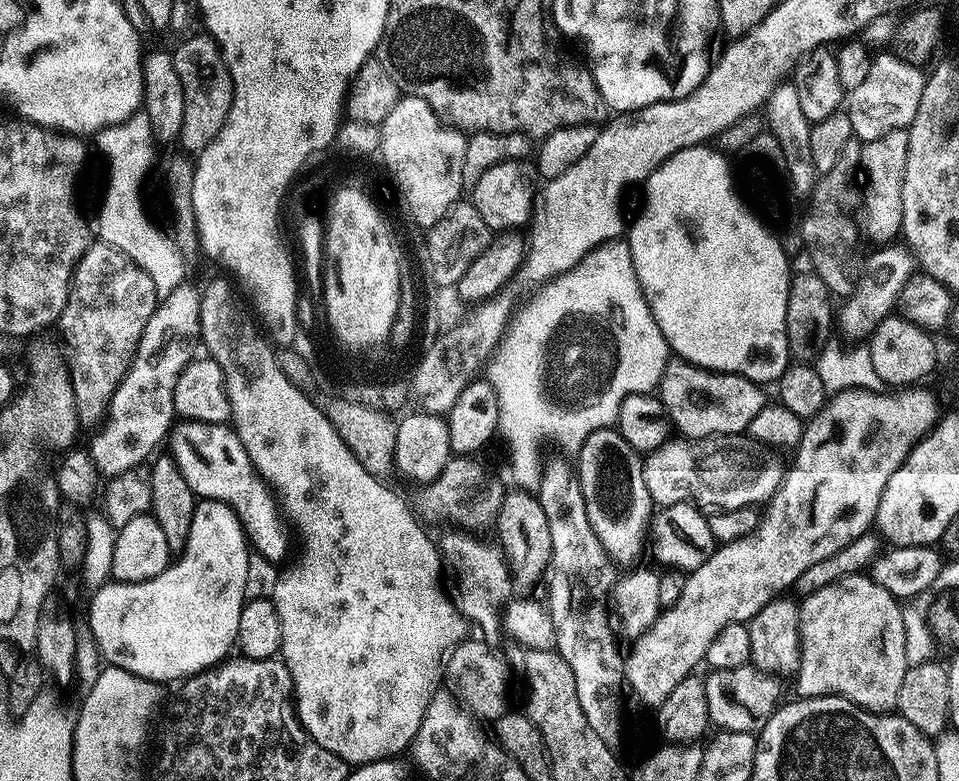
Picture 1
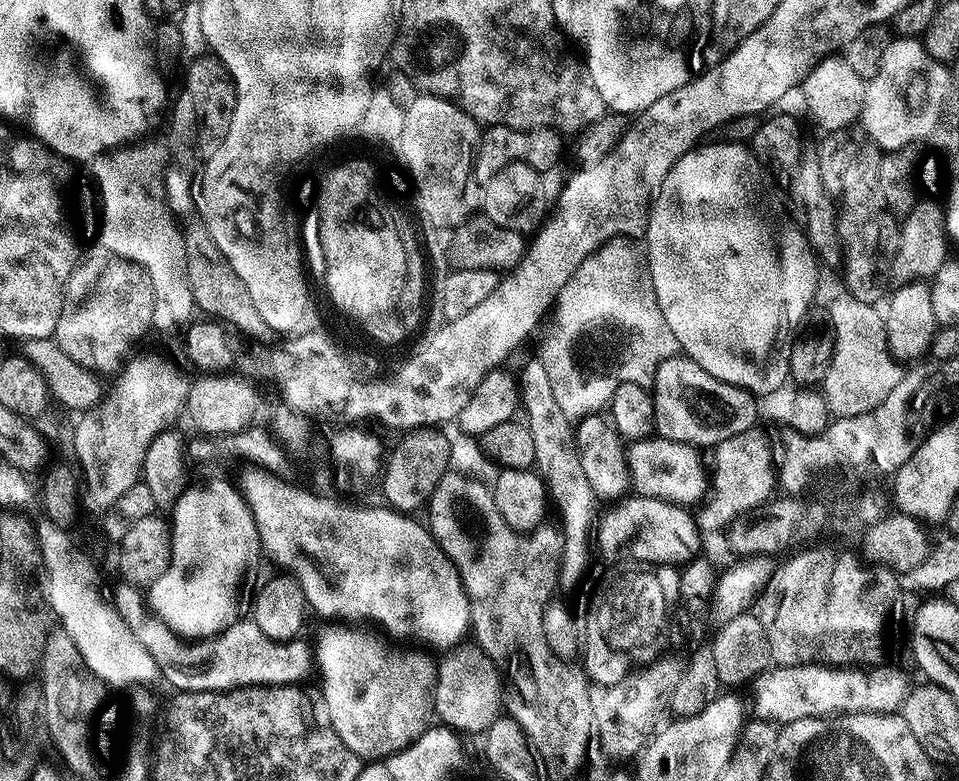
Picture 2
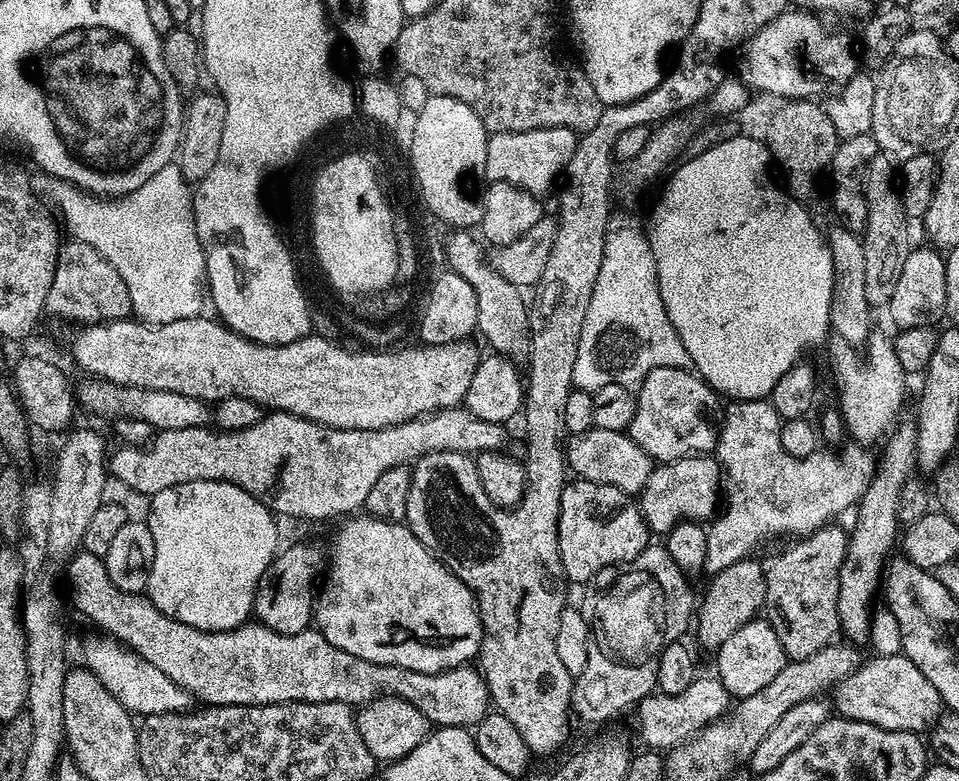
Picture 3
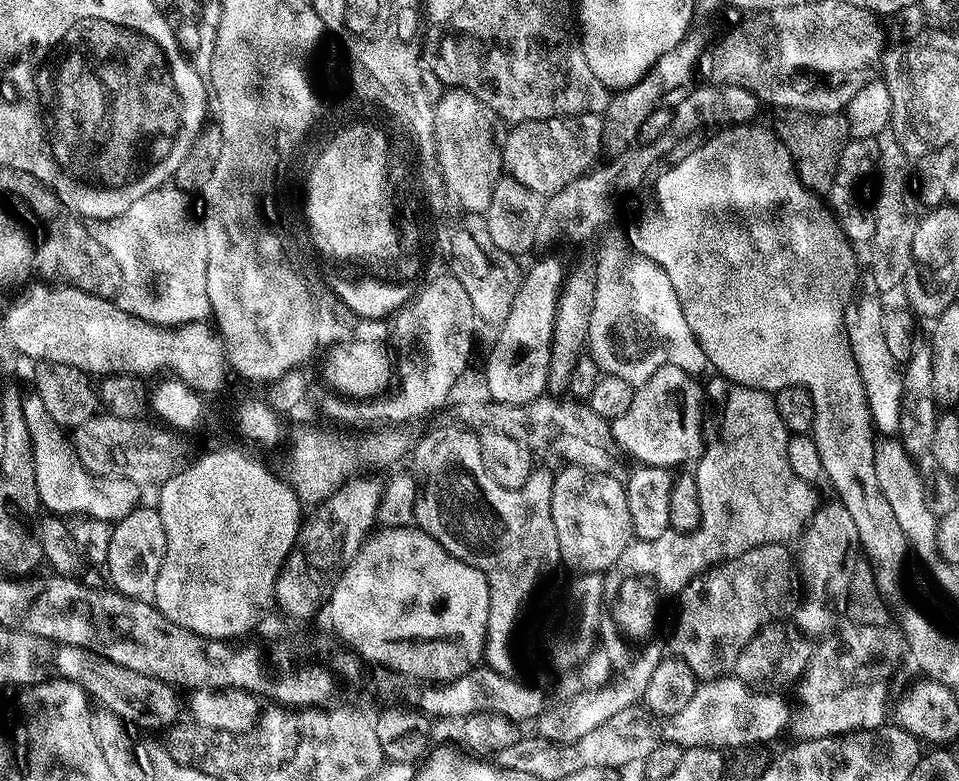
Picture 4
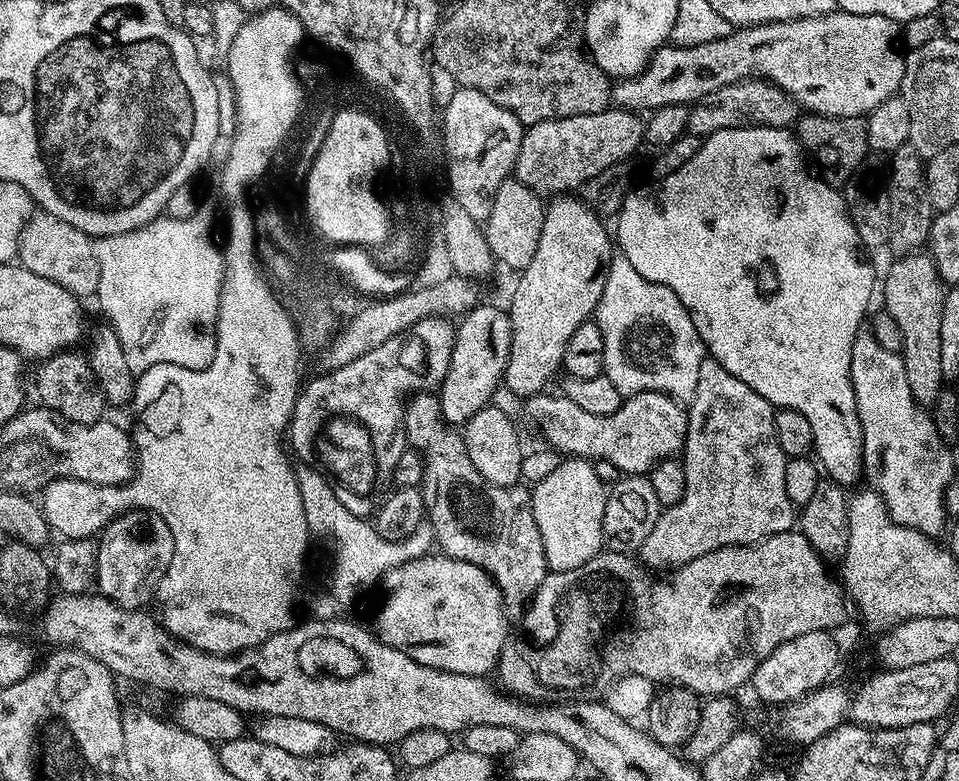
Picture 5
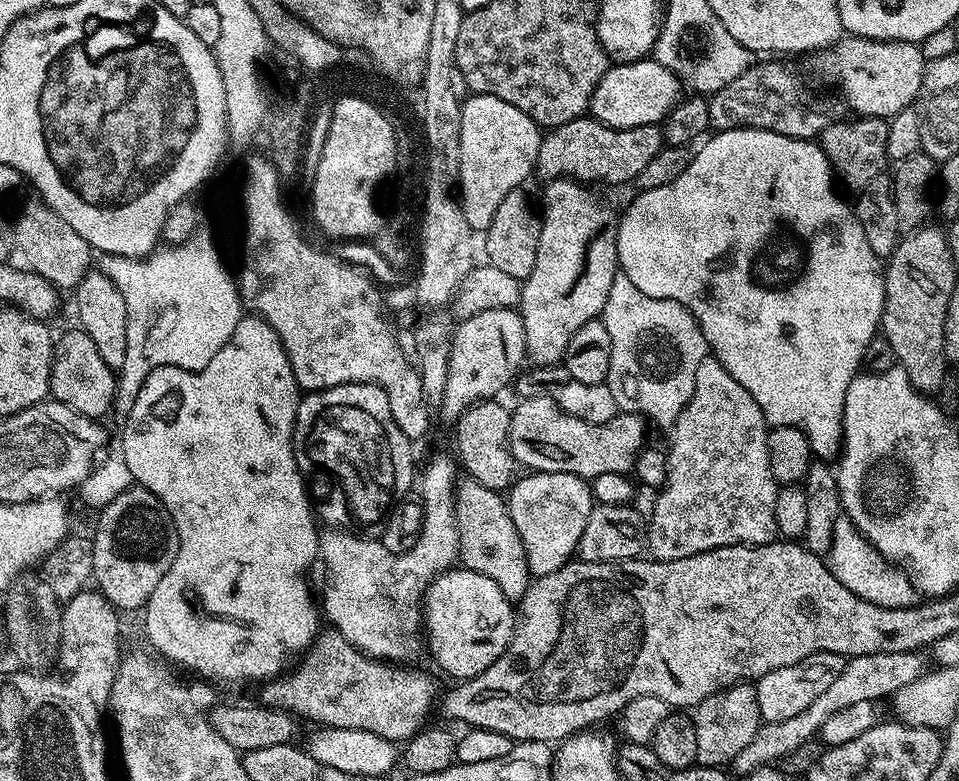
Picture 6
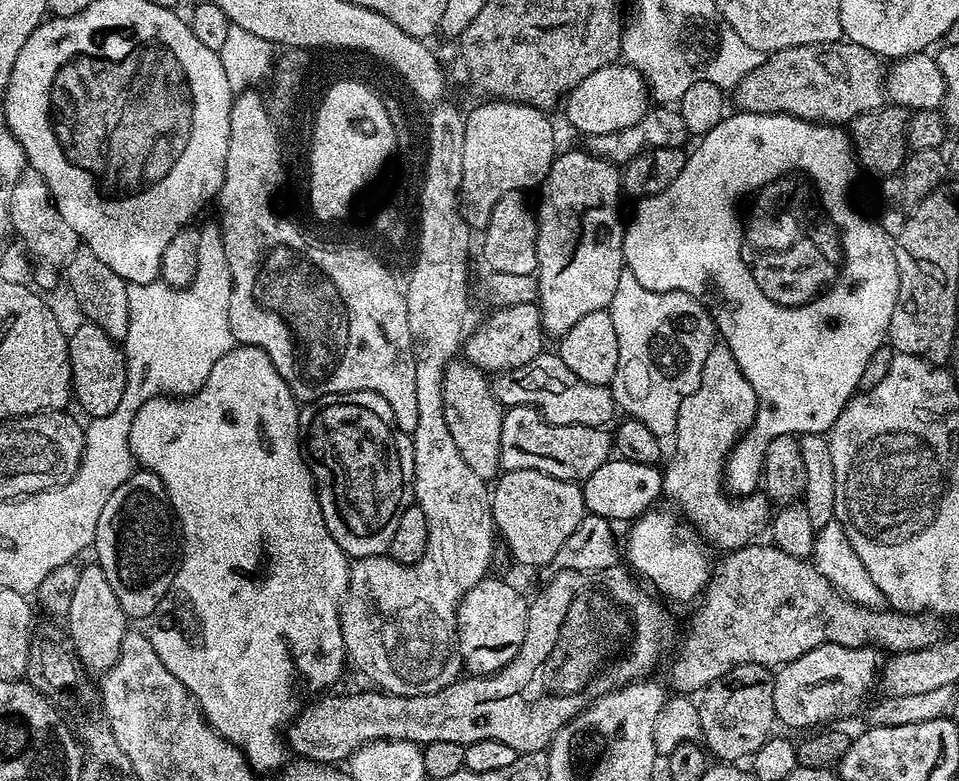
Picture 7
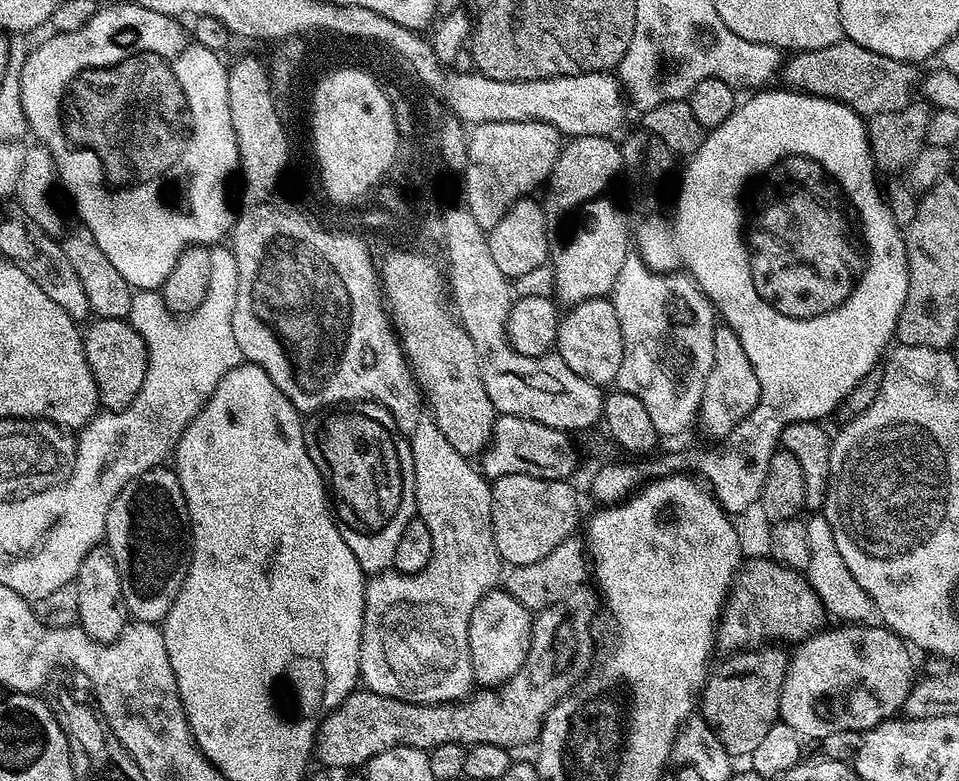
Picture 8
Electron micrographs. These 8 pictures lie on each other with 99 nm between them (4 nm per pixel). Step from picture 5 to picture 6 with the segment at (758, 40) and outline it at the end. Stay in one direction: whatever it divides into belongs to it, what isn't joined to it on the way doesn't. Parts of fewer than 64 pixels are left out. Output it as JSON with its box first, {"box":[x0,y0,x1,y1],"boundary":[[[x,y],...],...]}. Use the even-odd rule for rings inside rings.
{"box":[590,35,926,128],"boundary":[[[845,35],[823,53],[824,72],[840,87],[857,117],[891,118],[917,103],[926,61],[915,43],[906,40],[867,40]],[[655,58],[635,60],[629,64],[613,63],[605,72],[604,77],[598,82],[598,86],[592,95],[590,116],[593,120],[600,120],[611,128],[633,128],[634,126],[646,126],[647,124],[660,124],[668,117],[673,108],[682,100],[682,81],[676,73],[671,72],[666,66],[662,66]]]}

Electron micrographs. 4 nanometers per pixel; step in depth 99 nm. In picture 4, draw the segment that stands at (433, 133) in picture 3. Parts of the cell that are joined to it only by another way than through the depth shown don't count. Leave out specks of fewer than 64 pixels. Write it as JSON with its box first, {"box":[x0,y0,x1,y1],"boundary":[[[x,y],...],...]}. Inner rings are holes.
{"box":[432,88,498,214],"boundary":[[[460,88],[445,93],[440,101],[435,101],[432,112],[432,133],[439,141],[444,174],[448,184],[451,184],[452,192],[460,196],[466,212],[483,214],[490,206],[492,187],[498,179],[498,140],[492,137],[494,120],[484,104],[474,98],[474,94]]]}

